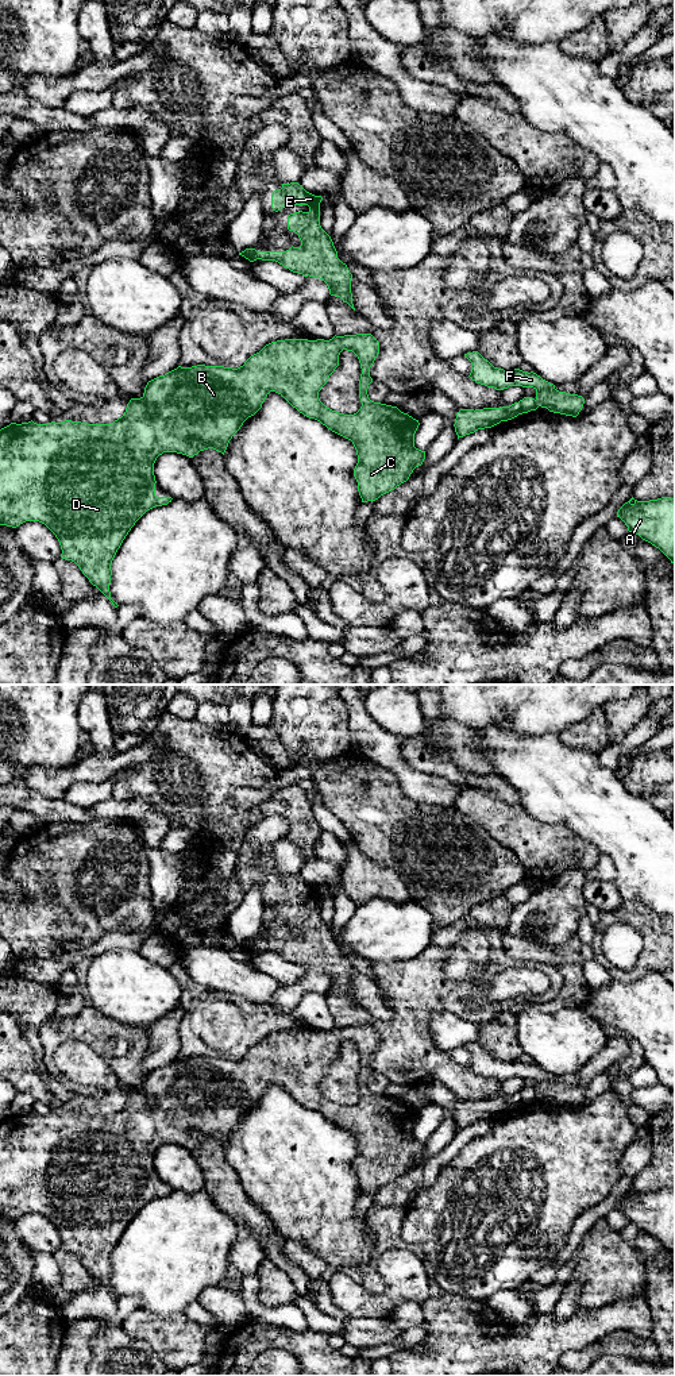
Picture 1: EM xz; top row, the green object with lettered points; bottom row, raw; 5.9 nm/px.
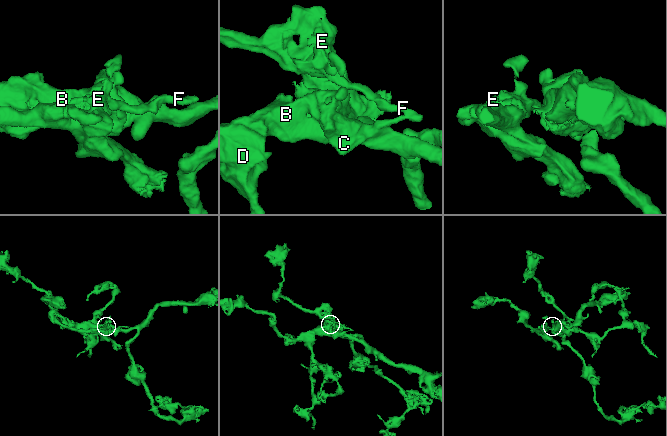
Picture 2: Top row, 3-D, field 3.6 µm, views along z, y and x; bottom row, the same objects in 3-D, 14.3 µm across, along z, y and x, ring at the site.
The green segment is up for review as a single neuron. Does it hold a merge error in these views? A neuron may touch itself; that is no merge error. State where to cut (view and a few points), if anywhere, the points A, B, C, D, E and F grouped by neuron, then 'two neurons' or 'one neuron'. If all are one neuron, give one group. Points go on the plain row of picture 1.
xz (535, 1091), (539, 1097) | A B C D / E F | two neurons

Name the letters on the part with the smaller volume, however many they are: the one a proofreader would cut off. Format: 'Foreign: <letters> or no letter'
Foreign: E, F

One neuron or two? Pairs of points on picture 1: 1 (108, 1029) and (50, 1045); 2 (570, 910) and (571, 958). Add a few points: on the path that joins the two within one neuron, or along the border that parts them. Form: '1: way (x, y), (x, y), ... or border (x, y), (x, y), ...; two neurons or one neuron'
1: way (93, 1029), (65, 1030); one neuron
2: border (575, 935), (562, 945), (540, 944); two neurons

